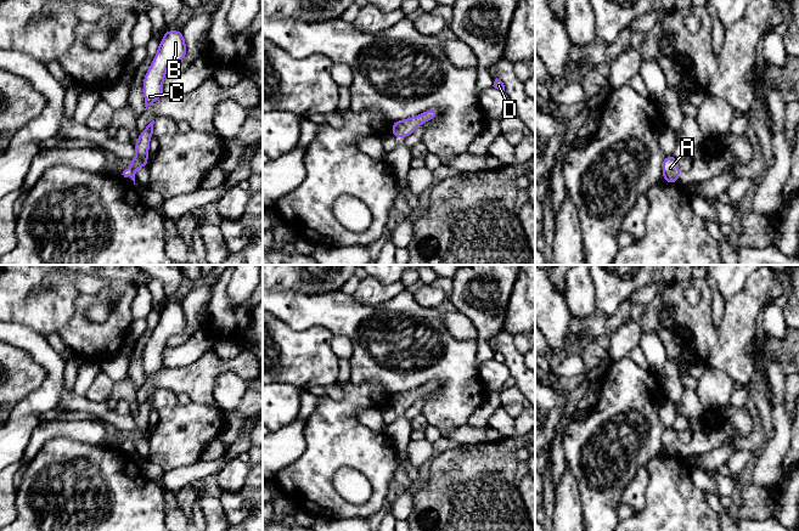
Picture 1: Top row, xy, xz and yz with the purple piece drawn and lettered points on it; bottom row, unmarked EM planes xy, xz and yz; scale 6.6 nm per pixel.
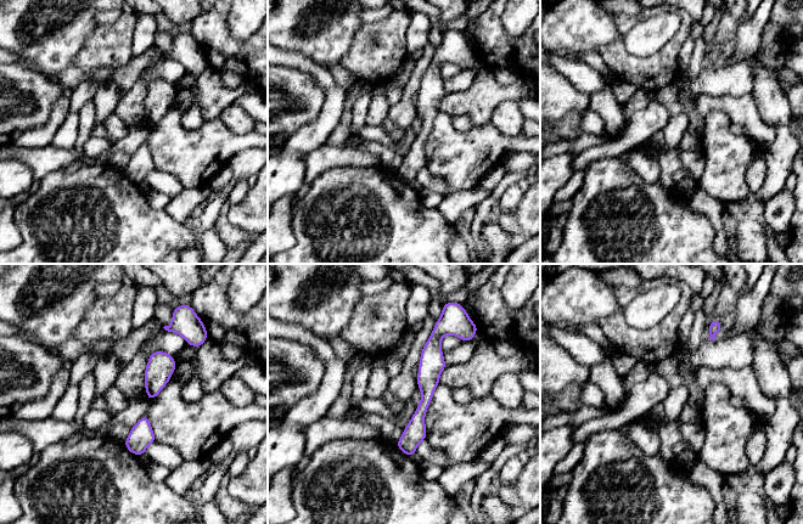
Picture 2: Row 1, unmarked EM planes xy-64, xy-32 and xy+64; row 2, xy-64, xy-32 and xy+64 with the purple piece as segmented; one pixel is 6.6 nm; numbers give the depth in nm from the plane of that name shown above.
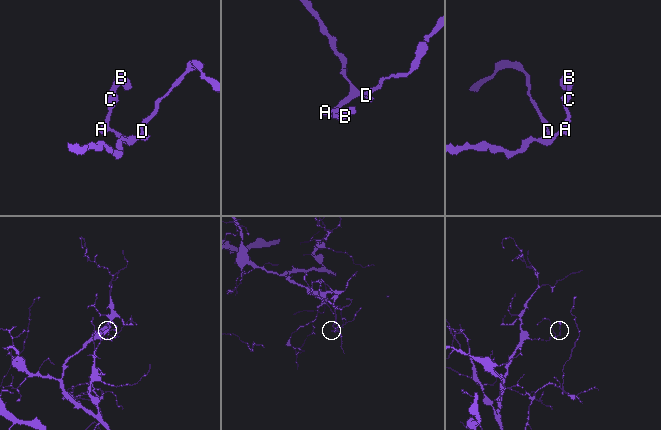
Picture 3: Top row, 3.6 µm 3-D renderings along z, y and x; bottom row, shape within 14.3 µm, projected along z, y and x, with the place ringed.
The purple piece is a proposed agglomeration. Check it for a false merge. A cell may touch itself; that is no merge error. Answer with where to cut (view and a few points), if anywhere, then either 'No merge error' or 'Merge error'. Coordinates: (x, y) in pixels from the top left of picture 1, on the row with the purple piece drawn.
No split. No merge error

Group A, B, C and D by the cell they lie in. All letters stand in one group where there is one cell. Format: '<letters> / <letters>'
A B C D

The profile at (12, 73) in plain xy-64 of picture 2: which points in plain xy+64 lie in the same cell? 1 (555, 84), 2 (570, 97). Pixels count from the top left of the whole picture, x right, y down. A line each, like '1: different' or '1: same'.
1: same
2: same

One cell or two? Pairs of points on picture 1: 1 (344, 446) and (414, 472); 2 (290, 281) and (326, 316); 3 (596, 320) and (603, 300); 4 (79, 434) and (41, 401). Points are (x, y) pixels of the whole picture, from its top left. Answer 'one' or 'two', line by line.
1: two
2: two
3: two
4: two

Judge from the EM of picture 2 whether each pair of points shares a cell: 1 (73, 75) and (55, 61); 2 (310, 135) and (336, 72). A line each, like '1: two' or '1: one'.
1: two
2: two

